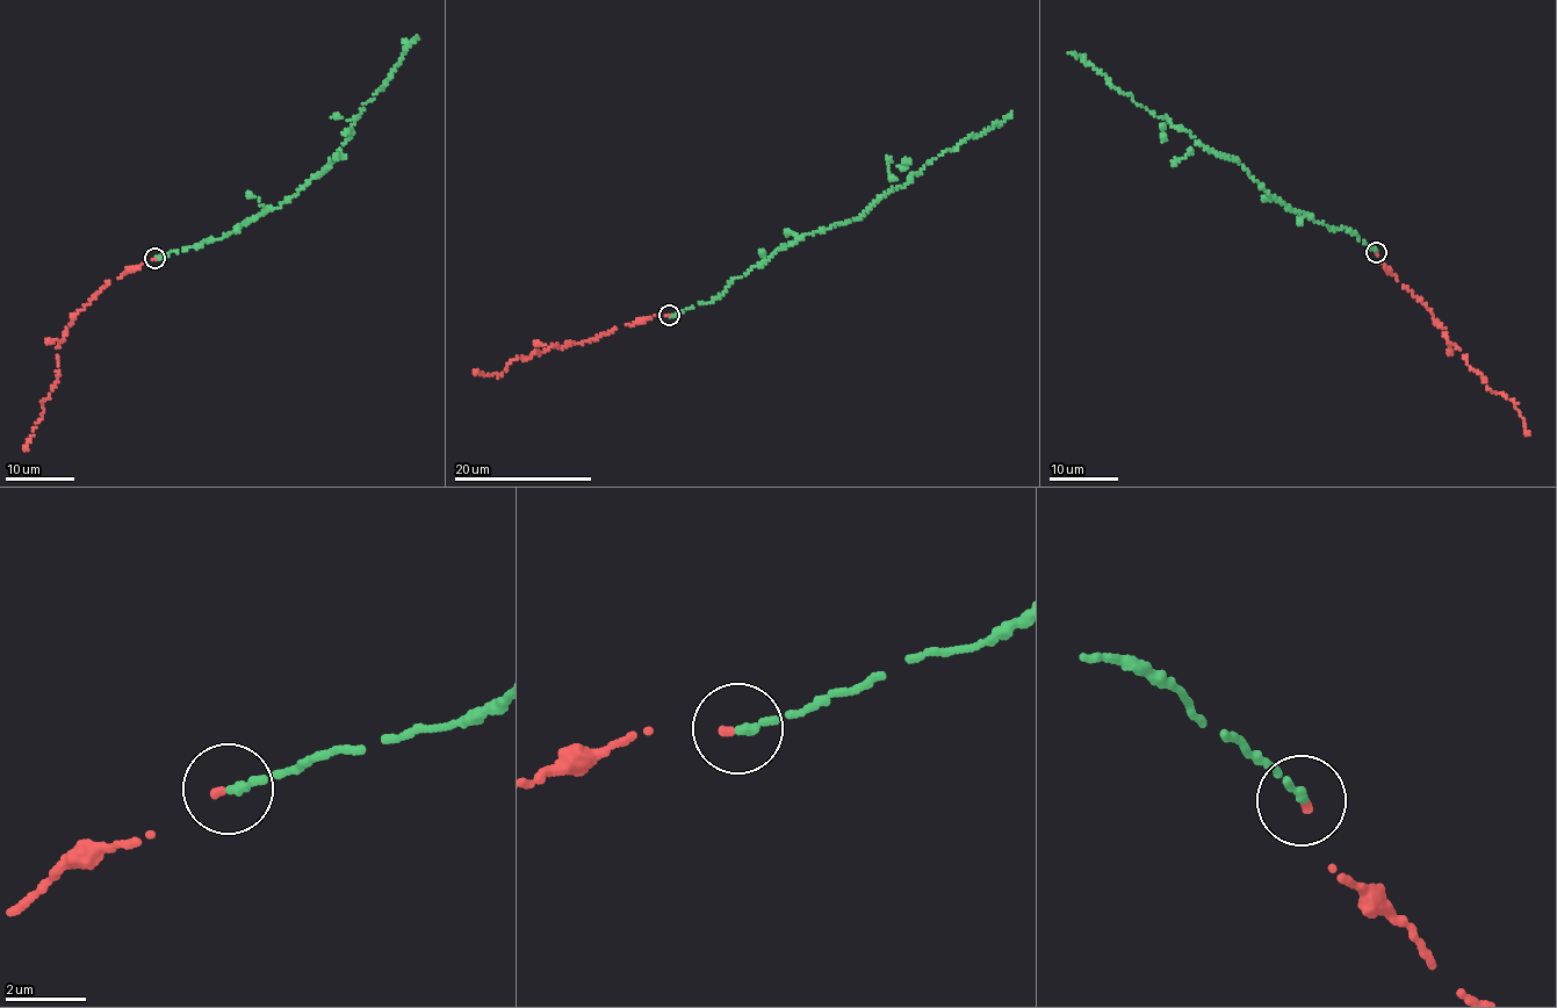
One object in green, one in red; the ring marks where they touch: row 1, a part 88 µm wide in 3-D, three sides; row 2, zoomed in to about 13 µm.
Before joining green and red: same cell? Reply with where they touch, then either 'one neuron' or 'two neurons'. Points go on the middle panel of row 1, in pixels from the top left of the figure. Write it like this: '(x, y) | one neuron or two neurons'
(669, 315) | one neuron

